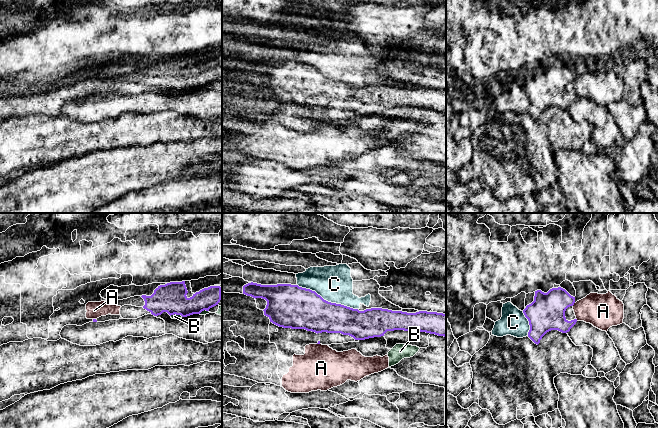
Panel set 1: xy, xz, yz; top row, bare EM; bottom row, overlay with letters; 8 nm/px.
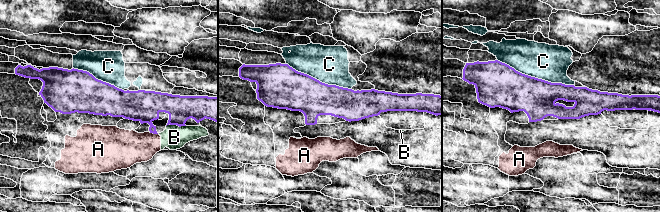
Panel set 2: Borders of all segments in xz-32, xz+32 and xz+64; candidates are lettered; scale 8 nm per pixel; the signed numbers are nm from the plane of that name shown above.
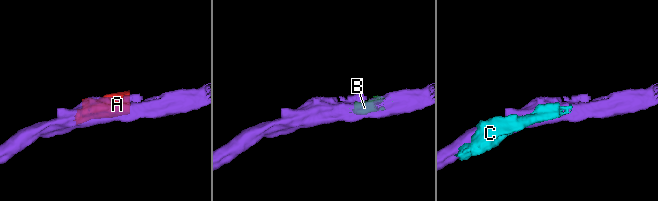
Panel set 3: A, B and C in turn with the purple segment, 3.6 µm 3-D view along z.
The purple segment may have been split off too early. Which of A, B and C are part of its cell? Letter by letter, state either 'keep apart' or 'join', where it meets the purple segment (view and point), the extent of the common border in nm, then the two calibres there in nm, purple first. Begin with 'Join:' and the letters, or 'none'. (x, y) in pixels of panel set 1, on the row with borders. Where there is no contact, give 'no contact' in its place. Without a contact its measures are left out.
Join: none
A: keep apart; contact yz (573, 304); length 40 nm; calibres 280 and 280 nm
B: keep apart; contact xy (176, 314); length 100 nm; calibres 240 and 40 nm
C: keep apart; contact xz (327, 301); length 550 nm; calibres 340 and 300 nm

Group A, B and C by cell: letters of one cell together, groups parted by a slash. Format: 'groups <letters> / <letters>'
groups A B / C

